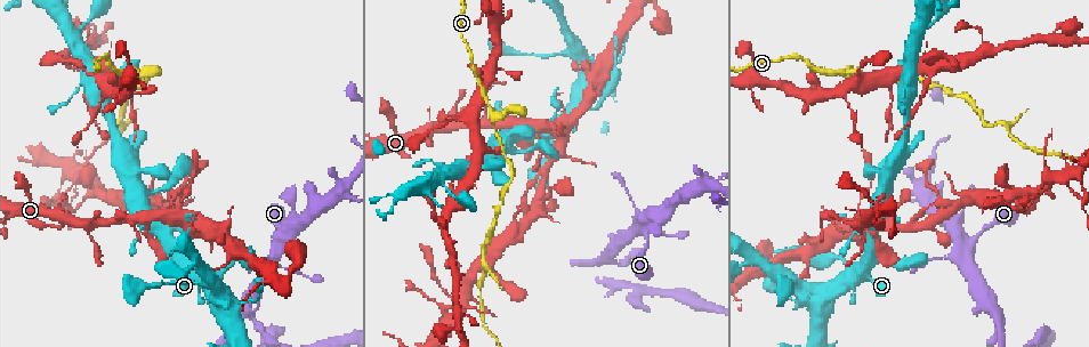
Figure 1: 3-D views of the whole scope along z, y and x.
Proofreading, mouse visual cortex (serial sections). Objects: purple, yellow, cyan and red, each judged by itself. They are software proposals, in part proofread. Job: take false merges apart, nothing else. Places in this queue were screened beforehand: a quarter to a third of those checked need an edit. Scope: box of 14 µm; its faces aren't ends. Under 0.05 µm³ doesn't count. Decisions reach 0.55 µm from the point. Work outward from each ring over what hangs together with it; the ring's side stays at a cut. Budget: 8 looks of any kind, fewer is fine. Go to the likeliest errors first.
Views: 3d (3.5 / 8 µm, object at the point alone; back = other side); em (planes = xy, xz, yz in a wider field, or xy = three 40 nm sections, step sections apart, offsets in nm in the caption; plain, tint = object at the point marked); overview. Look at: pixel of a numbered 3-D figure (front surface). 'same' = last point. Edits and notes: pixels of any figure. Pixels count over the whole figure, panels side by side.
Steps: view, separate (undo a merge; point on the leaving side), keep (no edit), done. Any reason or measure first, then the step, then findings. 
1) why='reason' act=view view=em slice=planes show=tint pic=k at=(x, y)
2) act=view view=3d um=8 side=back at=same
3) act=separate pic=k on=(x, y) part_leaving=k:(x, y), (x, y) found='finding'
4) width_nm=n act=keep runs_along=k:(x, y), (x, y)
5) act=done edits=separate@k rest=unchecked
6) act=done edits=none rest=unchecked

why='branch point' act=view view=3d um=3.5 pic=1 at=(851, 71)

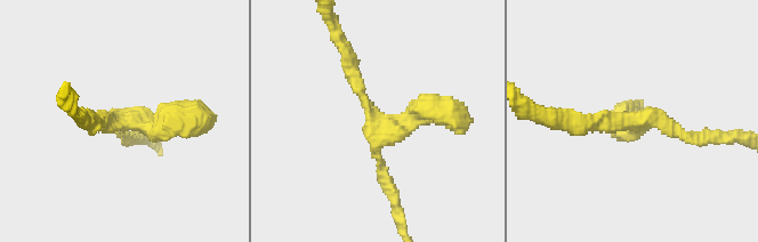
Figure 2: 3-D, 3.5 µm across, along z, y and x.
arms=3 arm_widths_nm=150,200,300 why='now the EM' act=view view=em slice=xy step=3 show=tint pic=2 at=(115, 117)

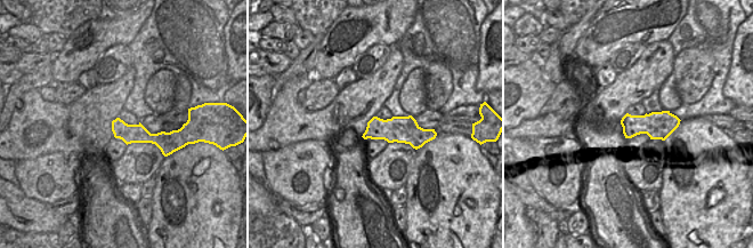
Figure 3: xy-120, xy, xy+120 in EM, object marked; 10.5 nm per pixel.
act=keep runs_along=3:(114, 124), (129, 134), (167, 136) found='continuous, no second cell'

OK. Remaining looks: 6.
why='thin neck' act=view view=3d um=8 pic=1 at=(218, 272)

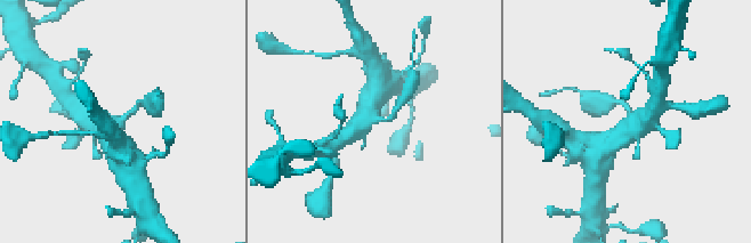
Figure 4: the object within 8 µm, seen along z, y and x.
act=view view=3d um=3.5 pic=4 at=(627, 120)

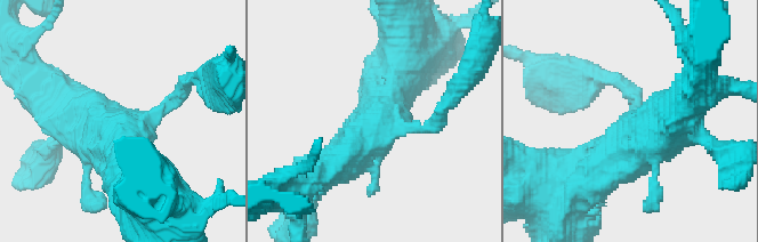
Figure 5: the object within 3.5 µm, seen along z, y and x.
act=keep found='all the same cell'

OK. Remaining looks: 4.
why='calibre changes' act=view view=3d um=3.5 pic=1 at=(232, 303)

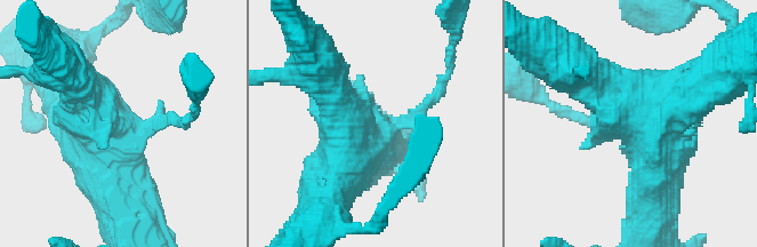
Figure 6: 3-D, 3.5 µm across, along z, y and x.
act=view view=em slice=xy step=3 show=tint pic=6 at=(377, 135)

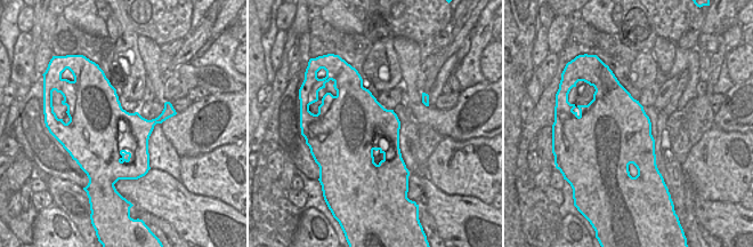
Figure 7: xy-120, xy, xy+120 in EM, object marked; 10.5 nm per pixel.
act=keep runs_along=6:(699, 88), (644, 127), (597, 78) found='one cell here'

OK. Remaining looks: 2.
act=done edits=none rest=unchecked

